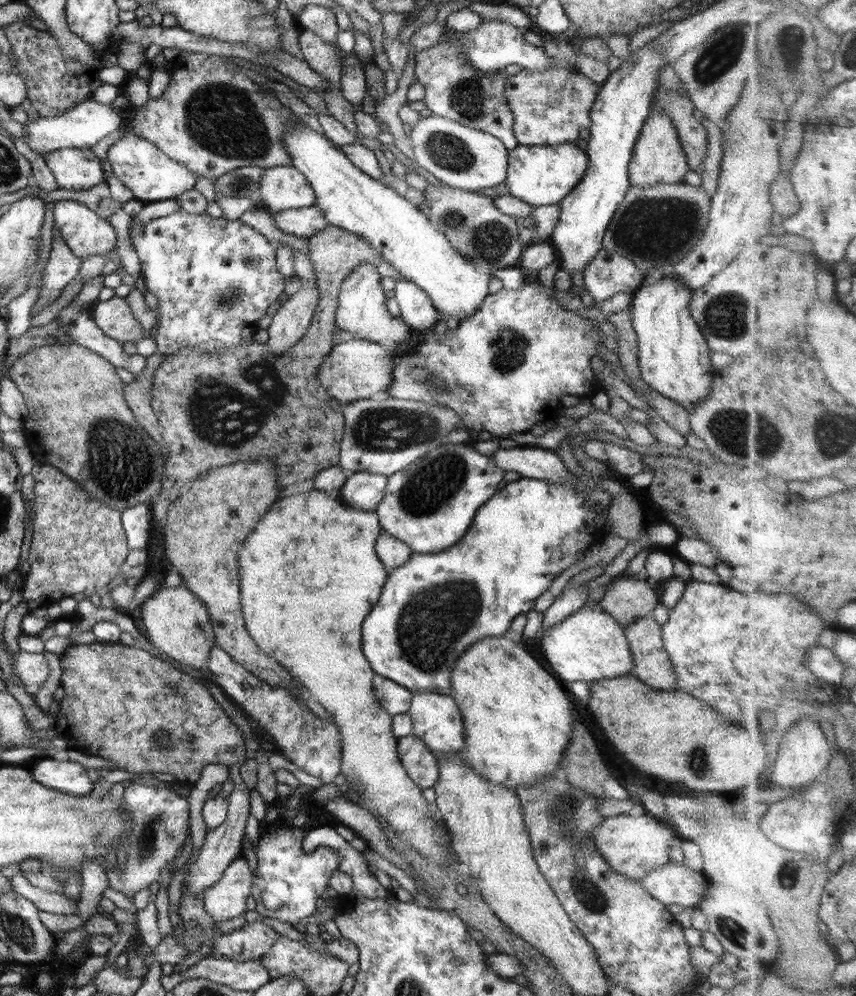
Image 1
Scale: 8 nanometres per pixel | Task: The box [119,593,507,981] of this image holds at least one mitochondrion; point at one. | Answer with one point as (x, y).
(146, 838)

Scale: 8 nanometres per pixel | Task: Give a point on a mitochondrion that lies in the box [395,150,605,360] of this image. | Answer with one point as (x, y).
(489, 241)

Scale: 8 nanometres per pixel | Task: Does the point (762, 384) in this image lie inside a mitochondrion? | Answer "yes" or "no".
no

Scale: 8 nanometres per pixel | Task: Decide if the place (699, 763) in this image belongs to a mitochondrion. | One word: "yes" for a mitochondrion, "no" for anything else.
yes

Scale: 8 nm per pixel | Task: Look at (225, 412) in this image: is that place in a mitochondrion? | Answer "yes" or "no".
yes

